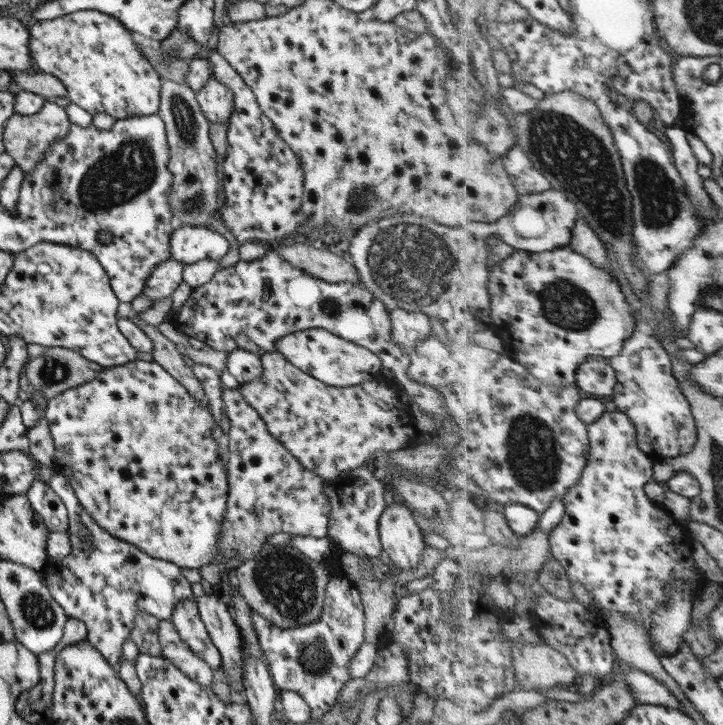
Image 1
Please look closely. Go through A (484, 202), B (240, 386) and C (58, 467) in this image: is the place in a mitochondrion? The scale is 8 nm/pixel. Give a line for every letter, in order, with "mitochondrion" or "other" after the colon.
A: other
B: other
C: other

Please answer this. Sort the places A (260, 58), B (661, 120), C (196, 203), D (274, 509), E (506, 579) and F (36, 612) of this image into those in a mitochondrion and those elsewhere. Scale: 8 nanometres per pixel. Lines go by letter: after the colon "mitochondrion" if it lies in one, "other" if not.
A: other
B: other
C: mitochondrion
D: other
E: other
F: mitochondrion

